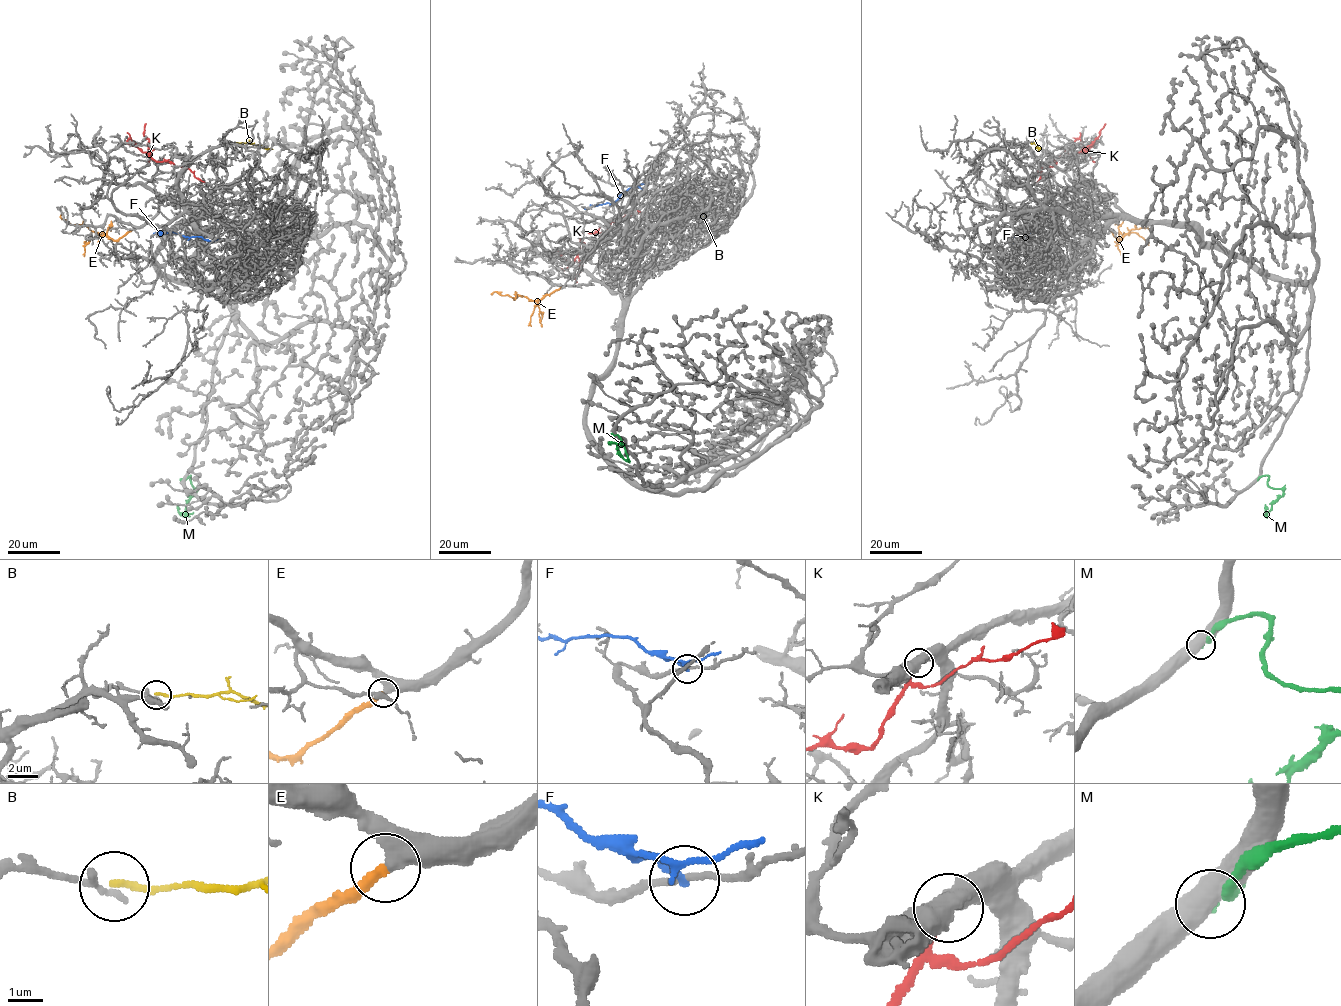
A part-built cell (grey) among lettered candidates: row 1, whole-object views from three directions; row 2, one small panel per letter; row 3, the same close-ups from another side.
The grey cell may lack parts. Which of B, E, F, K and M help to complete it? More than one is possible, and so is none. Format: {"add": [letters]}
{"add": ["E"]}

